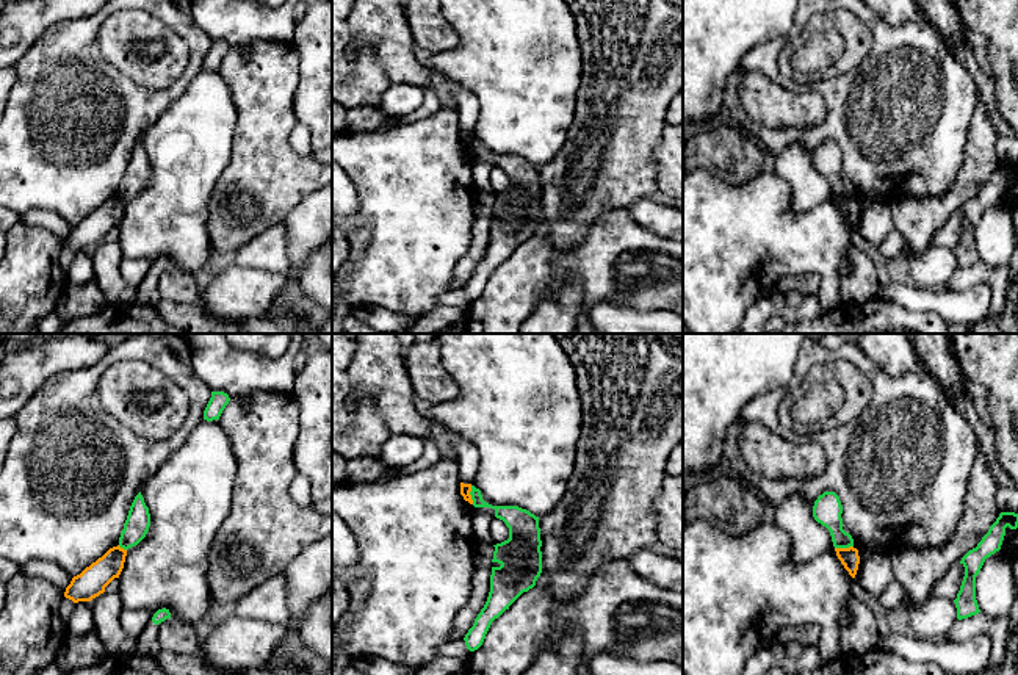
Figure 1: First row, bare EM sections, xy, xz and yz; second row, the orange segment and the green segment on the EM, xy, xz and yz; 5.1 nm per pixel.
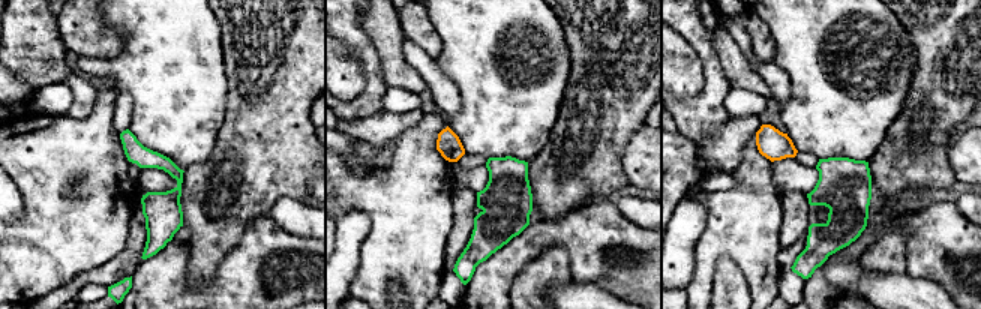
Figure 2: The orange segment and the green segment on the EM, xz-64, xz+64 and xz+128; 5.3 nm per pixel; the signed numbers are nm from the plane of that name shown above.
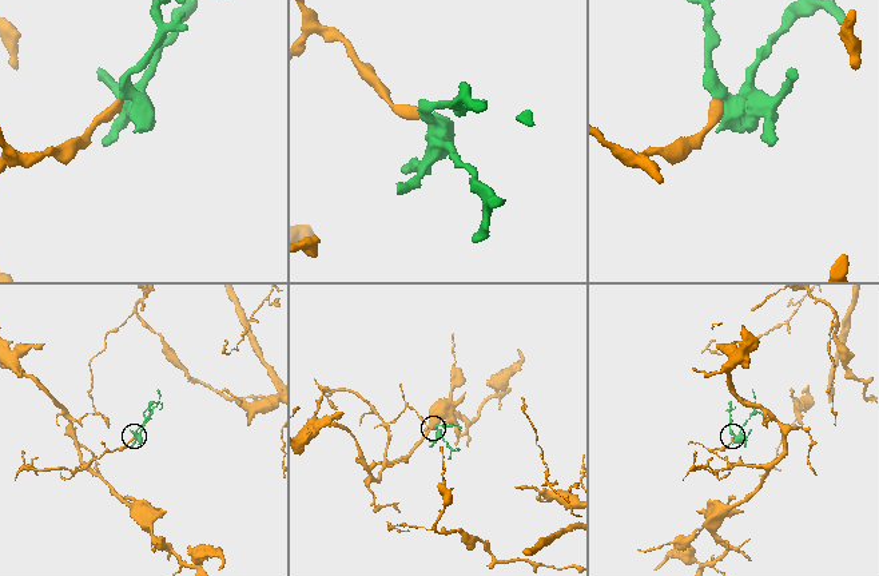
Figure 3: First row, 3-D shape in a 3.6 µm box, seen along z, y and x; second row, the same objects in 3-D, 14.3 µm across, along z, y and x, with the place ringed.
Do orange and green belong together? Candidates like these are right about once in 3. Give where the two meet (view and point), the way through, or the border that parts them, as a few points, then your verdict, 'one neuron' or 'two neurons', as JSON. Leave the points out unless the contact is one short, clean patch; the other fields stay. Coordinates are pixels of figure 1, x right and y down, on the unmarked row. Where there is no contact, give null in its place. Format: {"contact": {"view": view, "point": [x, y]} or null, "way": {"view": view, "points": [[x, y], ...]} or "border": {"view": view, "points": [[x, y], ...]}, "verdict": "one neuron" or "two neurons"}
{"contact": {"view": "xz", "point": [470, 144]}, "border": {"view": "xz", "points": [[470, 135], [473, 152]]}, "verdict": "two neurons"}

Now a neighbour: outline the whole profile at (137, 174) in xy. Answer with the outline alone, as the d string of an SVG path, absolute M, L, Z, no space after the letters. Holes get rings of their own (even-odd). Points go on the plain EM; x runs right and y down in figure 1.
M141 141L135 146L124 179L119 186L119 196L128 199L138 194L147 183L150 175L149 157L144 152Z

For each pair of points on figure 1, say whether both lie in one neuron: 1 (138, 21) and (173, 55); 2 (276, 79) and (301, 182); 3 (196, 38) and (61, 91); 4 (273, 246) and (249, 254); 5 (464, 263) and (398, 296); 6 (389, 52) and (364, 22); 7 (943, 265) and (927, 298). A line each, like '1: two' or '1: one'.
1: one
2: one
3: one
4: one
5: two
6: one
7: two

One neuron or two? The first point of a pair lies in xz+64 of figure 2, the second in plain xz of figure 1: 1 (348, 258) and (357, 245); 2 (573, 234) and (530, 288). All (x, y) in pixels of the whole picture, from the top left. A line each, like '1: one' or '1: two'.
1: one
2: one

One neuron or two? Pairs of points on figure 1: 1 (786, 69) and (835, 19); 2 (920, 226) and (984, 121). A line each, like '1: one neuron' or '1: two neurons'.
1: one neuron
2: one neuron

